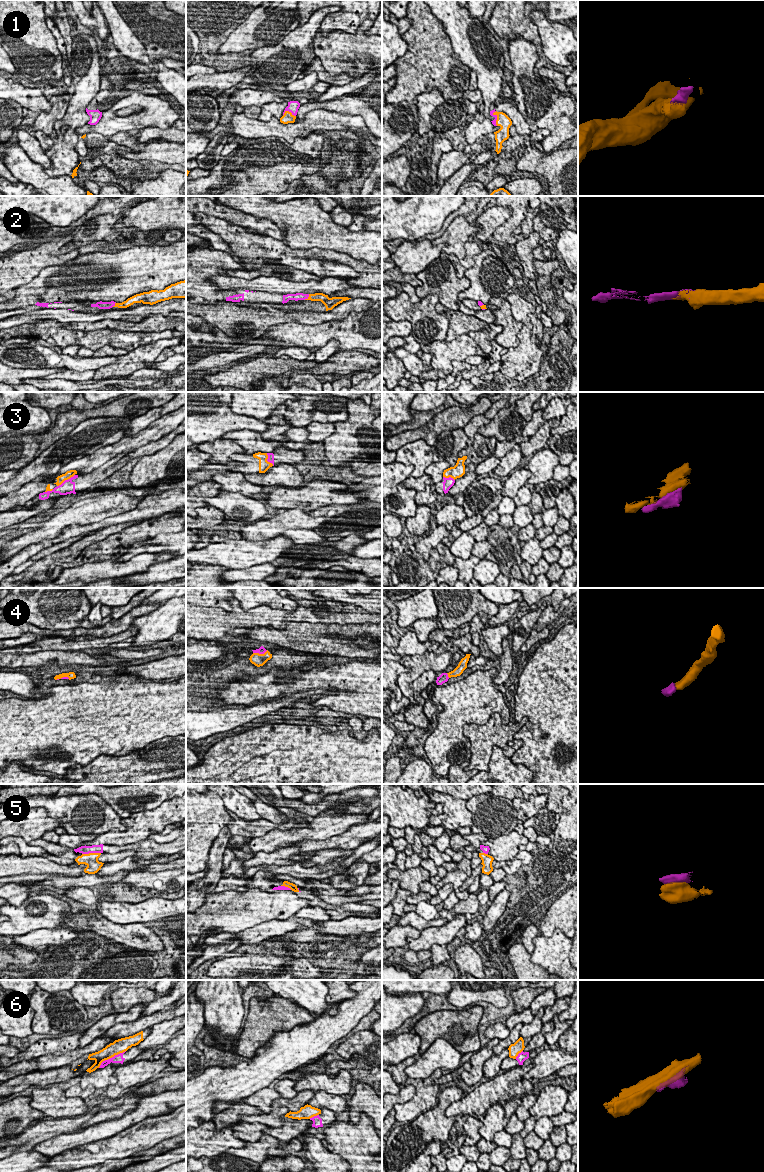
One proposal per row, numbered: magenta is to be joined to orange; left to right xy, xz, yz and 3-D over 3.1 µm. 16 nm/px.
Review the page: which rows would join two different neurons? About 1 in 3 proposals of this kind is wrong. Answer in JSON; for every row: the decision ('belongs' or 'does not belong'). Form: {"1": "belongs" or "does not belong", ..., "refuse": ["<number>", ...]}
{"1": "belongs", "2": "belongs", "3": "does not belong", "4": "belongs", "5": "does not belong", "6": "does not belong", "refuse": ["3", "5", "6"]}

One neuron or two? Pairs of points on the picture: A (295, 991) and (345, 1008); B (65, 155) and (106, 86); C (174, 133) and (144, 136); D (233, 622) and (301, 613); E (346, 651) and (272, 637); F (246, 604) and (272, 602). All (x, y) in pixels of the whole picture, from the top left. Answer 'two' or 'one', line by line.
A: two
B: two
C: one
D: one
E: one
F: one

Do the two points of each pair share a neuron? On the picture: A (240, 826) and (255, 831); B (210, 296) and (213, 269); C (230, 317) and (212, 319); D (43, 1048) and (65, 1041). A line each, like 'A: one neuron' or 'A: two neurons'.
A: one neuron
B: one neuron
C: one neuron
D: one neuron

